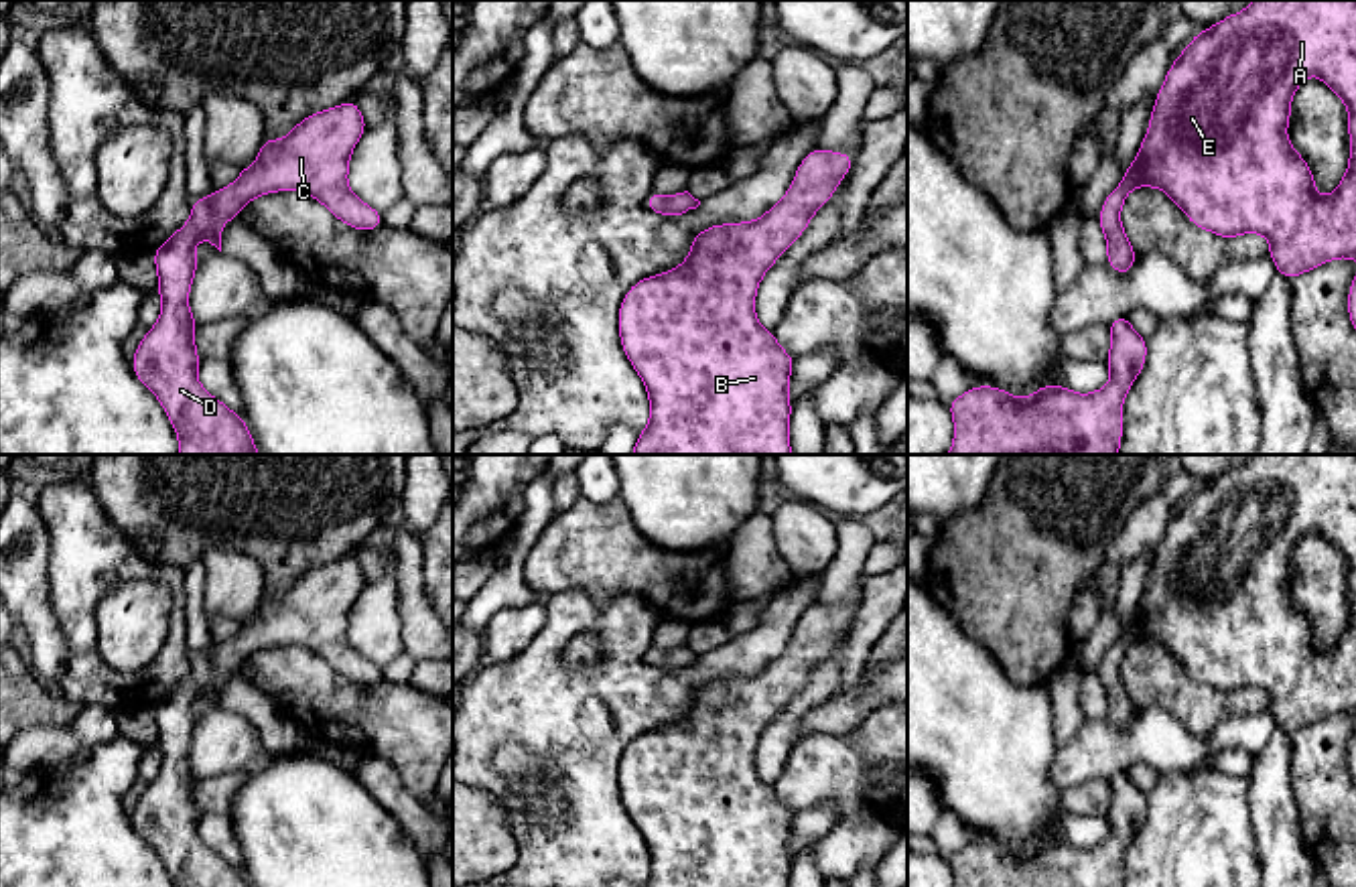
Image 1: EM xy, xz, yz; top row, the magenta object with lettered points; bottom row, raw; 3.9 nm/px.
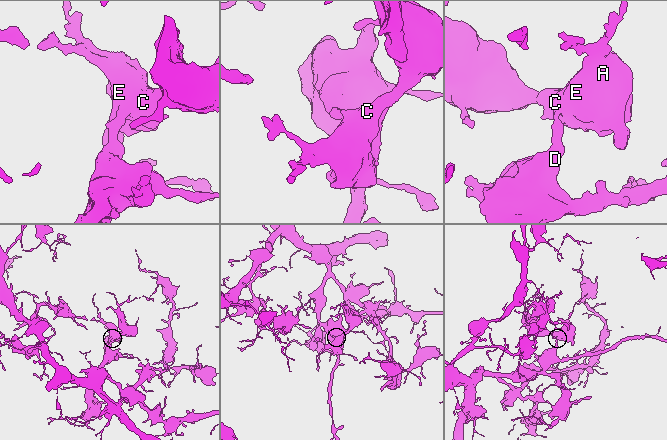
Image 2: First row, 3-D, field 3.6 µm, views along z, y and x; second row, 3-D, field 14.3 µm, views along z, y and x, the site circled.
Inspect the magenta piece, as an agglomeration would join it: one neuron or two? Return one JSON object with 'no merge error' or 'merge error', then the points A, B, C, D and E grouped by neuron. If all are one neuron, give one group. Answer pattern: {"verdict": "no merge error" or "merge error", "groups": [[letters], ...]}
{"verdict": "no merge error", "groups": [["A", "B", "C", "D", "E"]]}

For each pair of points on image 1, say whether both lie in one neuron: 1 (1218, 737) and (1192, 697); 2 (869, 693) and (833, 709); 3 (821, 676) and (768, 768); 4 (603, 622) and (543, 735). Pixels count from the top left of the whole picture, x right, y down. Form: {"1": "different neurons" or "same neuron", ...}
{"1": "different neurons", "2": "same neuron", "3": "same neuron", "4": "same neuron"}

